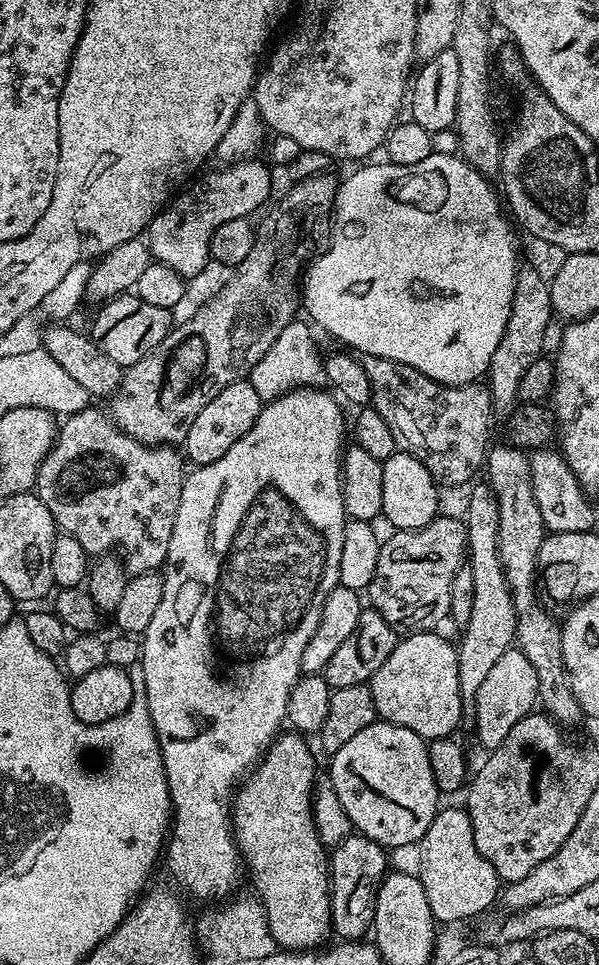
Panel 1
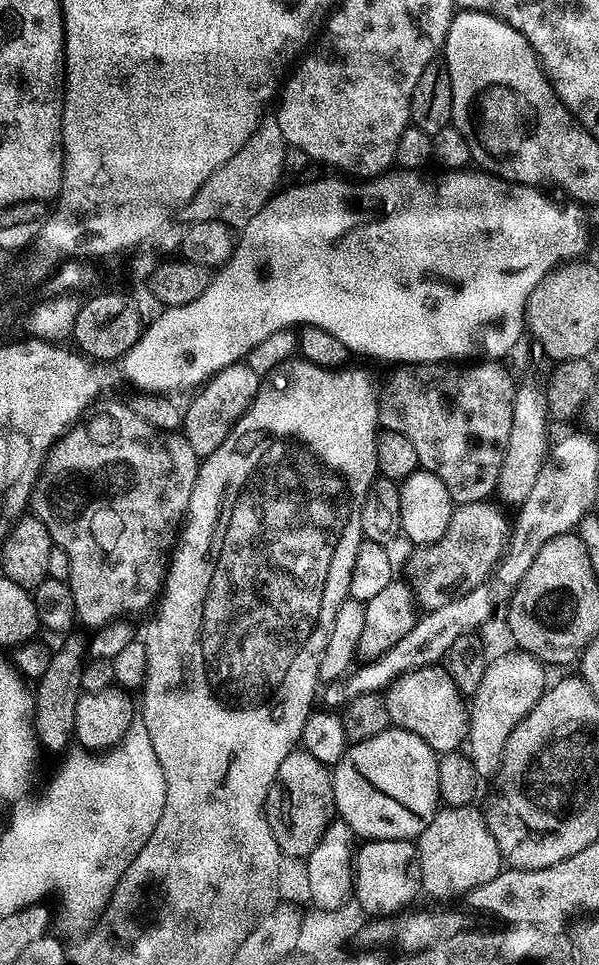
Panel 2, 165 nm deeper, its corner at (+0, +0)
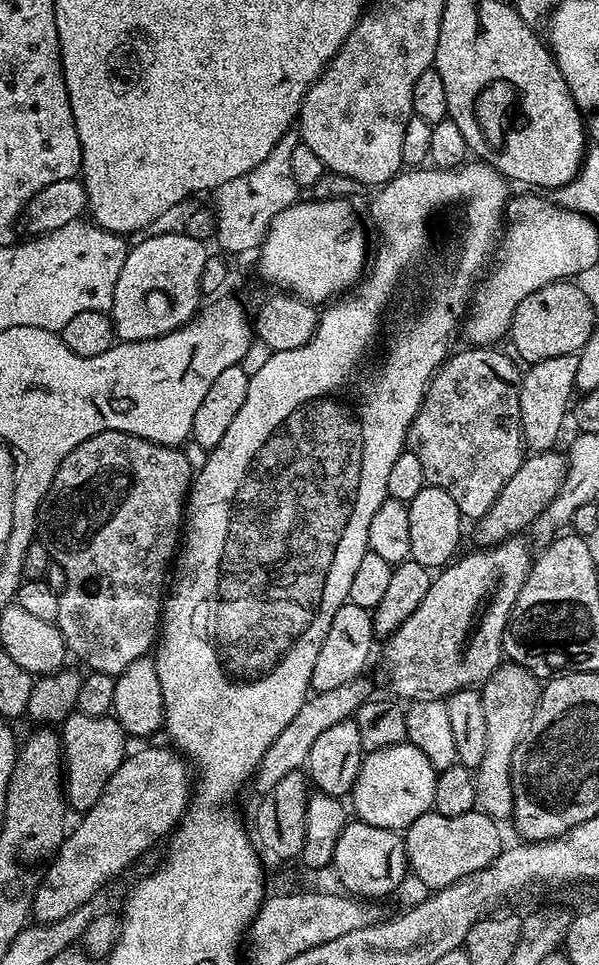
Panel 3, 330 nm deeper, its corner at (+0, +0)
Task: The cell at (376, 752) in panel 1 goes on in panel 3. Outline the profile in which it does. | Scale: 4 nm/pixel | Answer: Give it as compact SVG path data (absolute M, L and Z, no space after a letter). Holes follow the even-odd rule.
M407 742L367 753L350 793L351 811L359 823L407 830L419 816L433 811L437 775L436 768L430 766L426 754Z

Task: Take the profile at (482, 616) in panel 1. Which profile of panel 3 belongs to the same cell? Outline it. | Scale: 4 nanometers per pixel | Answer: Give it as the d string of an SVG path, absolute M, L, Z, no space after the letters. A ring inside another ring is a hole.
M576 354L546 358L531 365L527 369L529 372L523 373L520 382L520 431L525 445L532 452L547 452L557 447L556 439L564 428L564 415L570 412L579 361Z

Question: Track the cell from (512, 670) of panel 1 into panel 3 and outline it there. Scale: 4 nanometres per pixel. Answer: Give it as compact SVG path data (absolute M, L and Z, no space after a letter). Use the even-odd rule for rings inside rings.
M511 662L501 663L479 689L482 707L486 713L486 754L474 769L476 778L476 808L497 822L512 815L514 790L512 789L512 759L518 742L523 738L529 722L536 713L542 684L528 669Z

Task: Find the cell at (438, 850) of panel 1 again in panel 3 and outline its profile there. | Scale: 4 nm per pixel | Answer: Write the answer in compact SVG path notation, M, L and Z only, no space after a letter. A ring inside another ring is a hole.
M434 810L422 814L403 833L411 875L416 875L428 890L457 884L459 880L490 866L490 862L500 855L500 828L497 821L479 810L458 814L458 818L446 818Z

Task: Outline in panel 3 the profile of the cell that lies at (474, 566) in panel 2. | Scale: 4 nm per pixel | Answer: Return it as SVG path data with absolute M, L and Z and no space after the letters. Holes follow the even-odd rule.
M549 450L547 452L532 452L521 464L520 469L502 486L502 494L494 498L494 506L475 525L477 545L491 546L501 544L503 540L510 540L521 535L523 528L528 528L536 519L543 517L552 499L558 494L560 484L568 472L568 462L565 453L560 450Z

